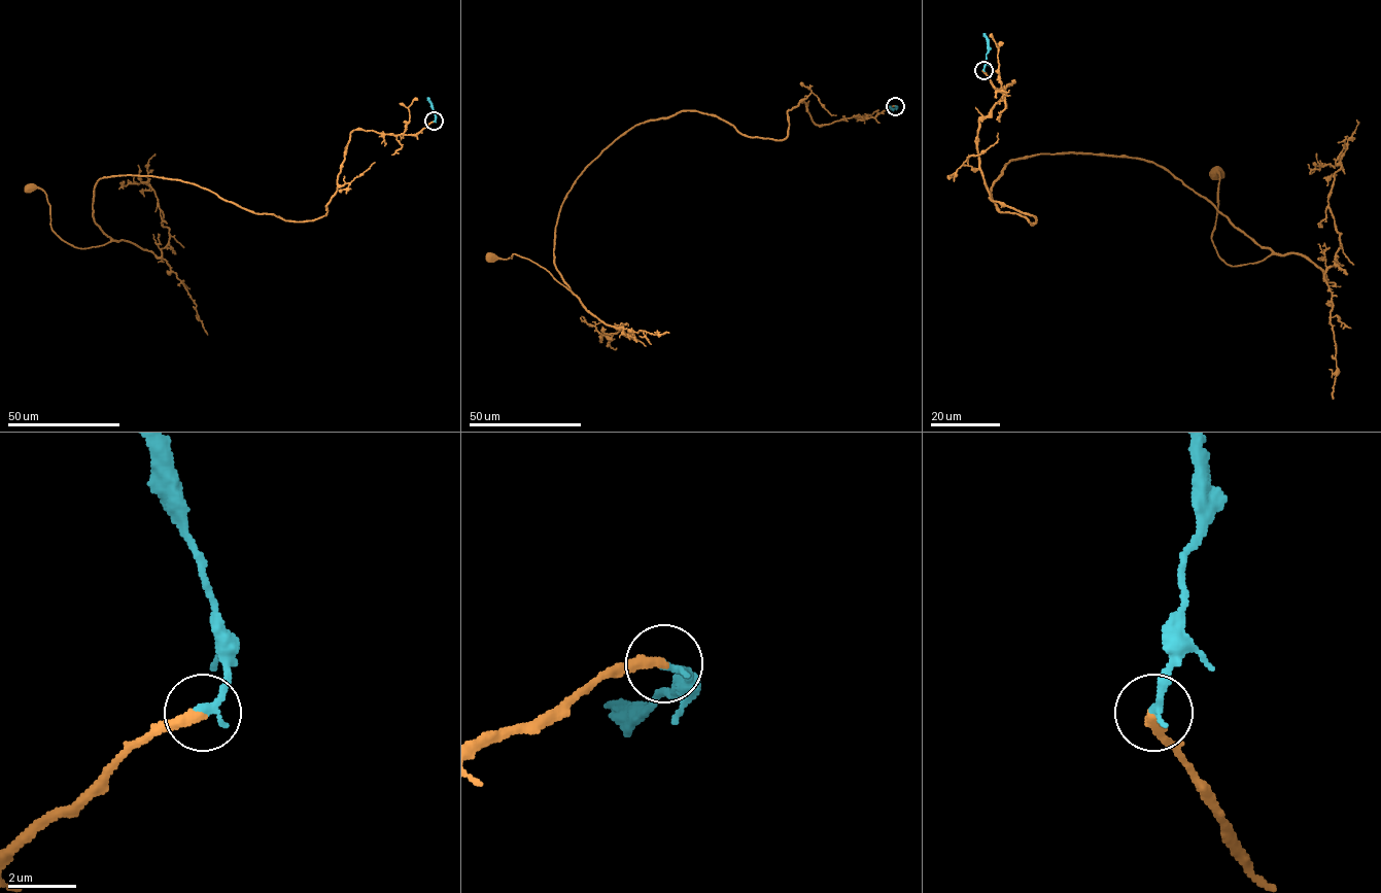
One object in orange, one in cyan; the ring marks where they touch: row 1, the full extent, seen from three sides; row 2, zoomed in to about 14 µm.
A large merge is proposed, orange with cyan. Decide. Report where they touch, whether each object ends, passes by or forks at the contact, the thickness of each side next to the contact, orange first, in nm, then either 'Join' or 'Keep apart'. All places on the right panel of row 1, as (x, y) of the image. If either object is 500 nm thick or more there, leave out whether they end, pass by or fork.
Place: (984, 70). At the ring orange ends. At the ring cyan ends. Thickness 320 nm (orange) against 260 nm. Join

